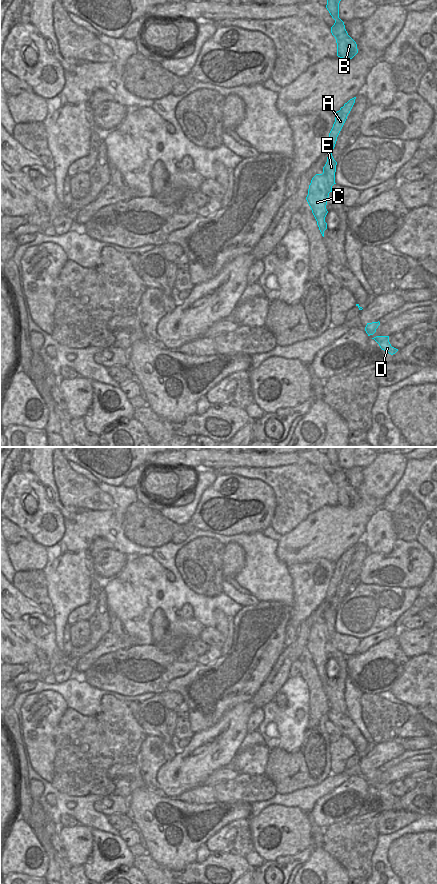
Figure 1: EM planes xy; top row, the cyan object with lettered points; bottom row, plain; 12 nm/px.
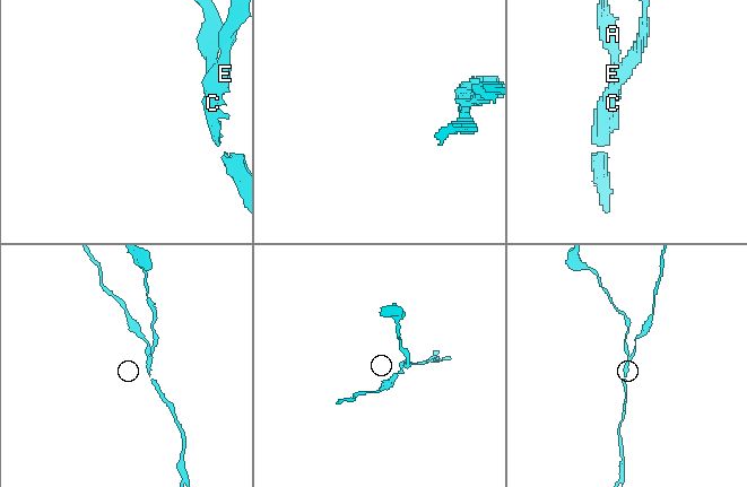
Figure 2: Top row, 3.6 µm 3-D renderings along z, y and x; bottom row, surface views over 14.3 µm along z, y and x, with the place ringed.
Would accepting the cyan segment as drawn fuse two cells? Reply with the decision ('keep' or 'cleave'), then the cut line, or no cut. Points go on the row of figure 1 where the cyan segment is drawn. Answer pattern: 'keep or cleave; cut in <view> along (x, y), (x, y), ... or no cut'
cleave; cut in xy along (323, 172), (326, 178), (327, 197)

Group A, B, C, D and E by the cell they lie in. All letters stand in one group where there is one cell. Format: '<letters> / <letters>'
A B E / C D

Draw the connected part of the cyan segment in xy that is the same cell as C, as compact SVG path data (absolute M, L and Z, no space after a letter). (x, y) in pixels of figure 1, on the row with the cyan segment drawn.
M316 174L309 185L308 195L306 200L312 210L312 213L317 221L319 230L324 237L324 231L327 229L325 217L328 213L327 205L327 179L322 174Z

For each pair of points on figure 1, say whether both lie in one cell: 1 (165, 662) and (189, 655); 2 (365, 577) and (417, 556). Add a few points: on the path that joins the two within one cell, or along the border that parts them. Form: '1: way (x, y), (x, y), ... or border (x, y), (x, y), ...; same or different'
1: way (171, 662), (181, 662), (183, 660); same
2: way (377, 568), (390, 564), (404, 564); same

